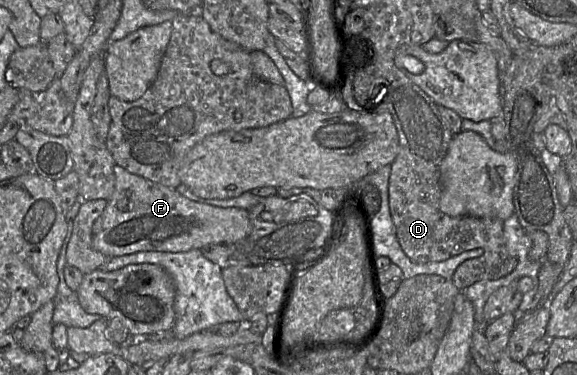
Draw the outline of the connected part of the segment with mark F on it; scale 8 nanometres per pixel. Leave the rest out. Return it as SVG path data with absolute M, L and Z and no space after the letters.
M115 164L113 168L115 186L107 206L92 228L92 246L108 258L129 255L141 251L186 252L207 245L233 245L246 238L252 230L247 210L221 208L191 201L176 189L163 186L141 176L132 174Z

